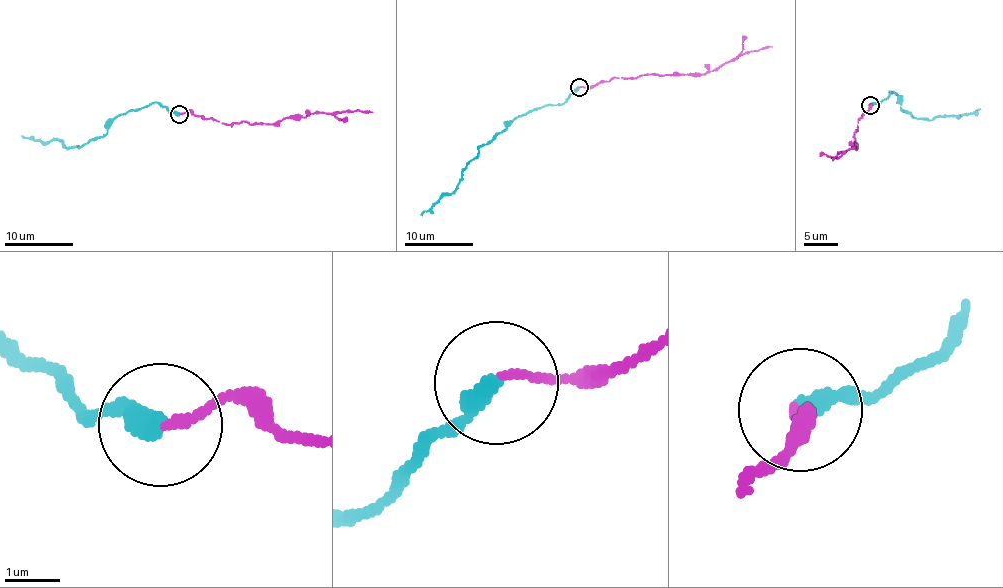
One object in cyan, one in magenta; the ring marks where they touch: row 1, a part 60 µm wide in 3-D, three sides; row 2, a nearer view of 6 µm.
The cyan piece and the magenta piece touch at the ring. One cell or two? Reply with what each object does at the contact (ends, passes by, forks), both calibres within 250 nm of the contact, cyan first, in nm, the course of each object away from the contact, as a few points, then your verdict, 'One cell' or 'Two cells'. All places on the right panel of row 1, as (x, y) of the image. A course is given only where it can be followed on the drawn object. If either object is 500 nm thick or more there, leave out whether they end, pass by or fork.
At the ring cyan ends. At the ring magenta ends. Thickness 360 nm (cyan) against 120 nm. Course of cyan: (869, 105), (881, 103), (890, 90), (898, 96), (900, 109), (919, 119), (958, 116), (980, 108). Course of magenta: (869, 105), (857, 120), (857, 131), (854, 131), (856, 150), (851, 148), (844, 154), (839, 152), (832, 161). One cell

